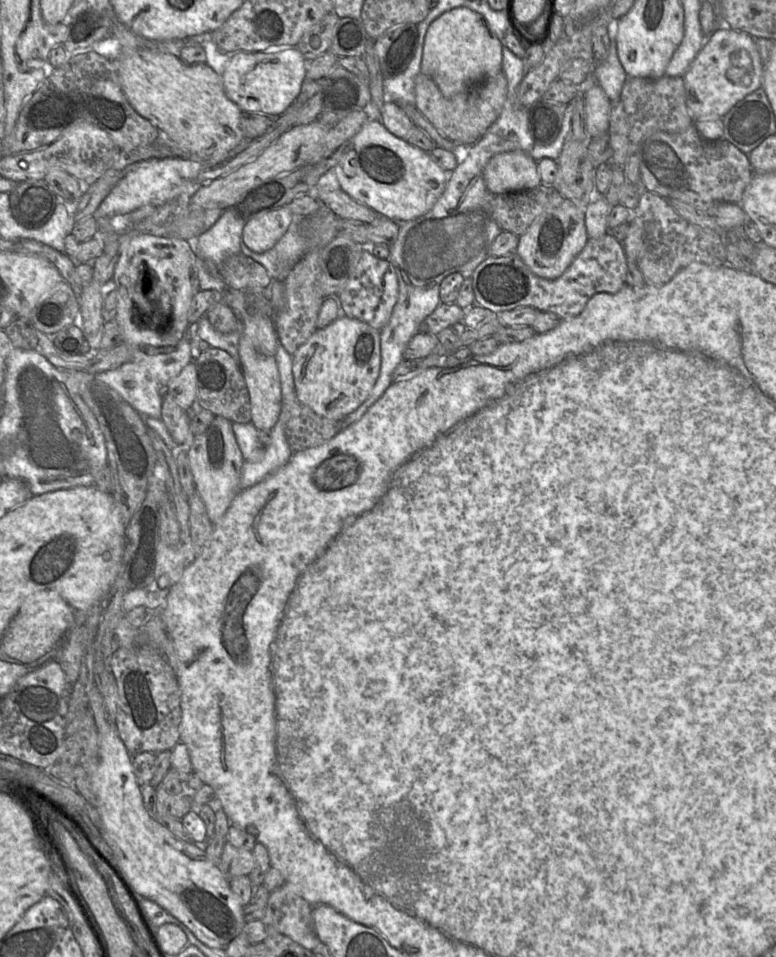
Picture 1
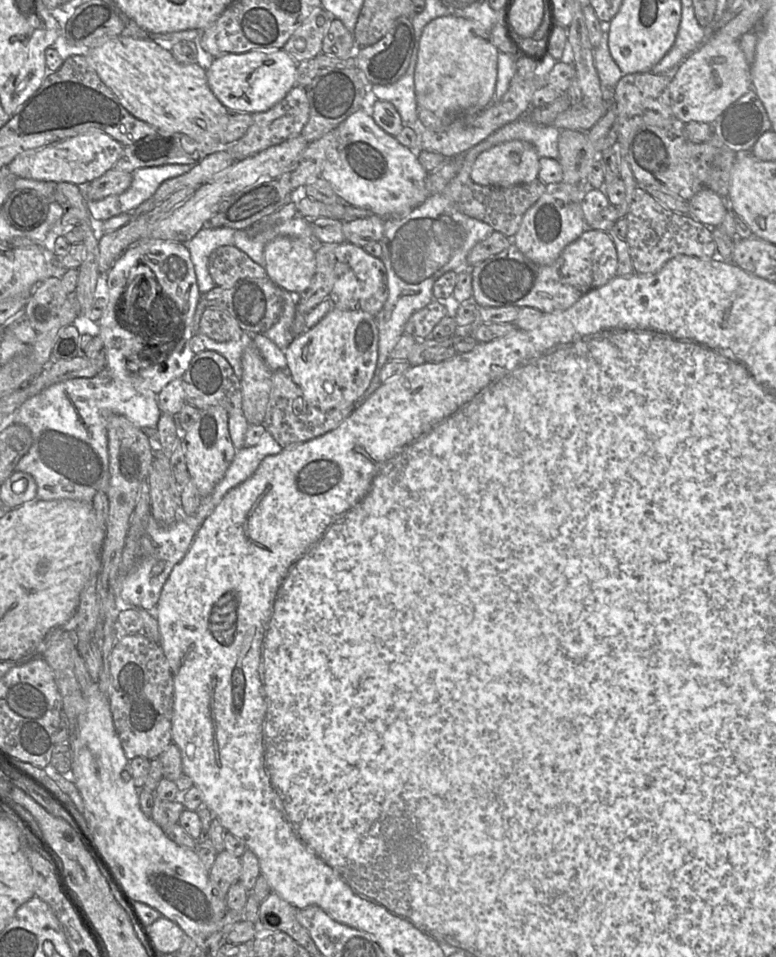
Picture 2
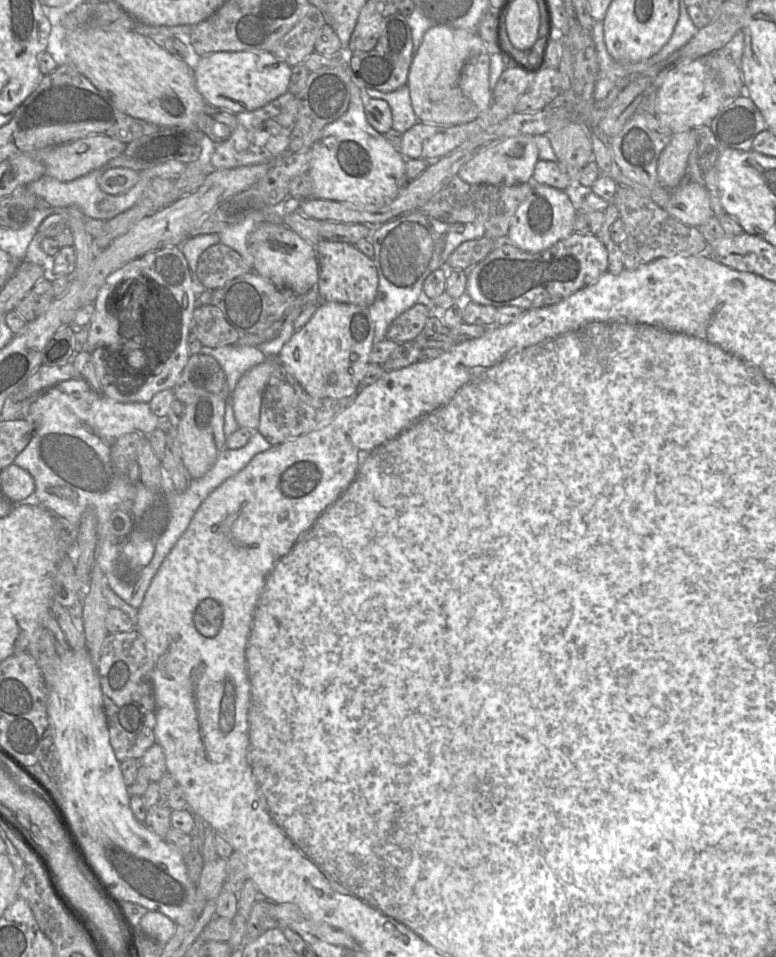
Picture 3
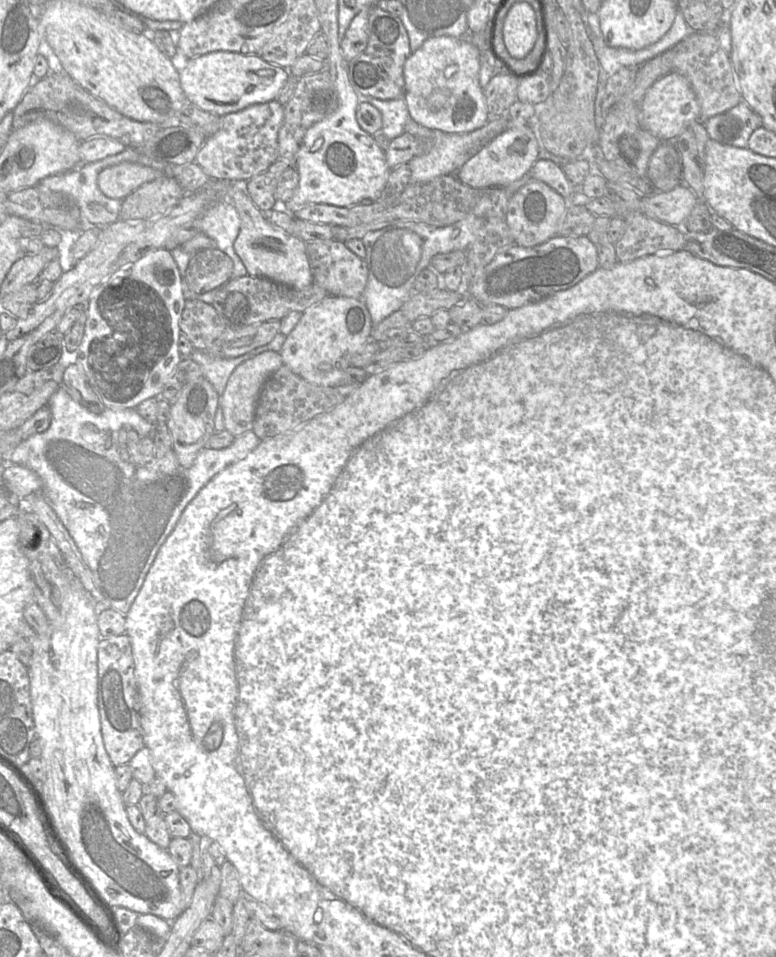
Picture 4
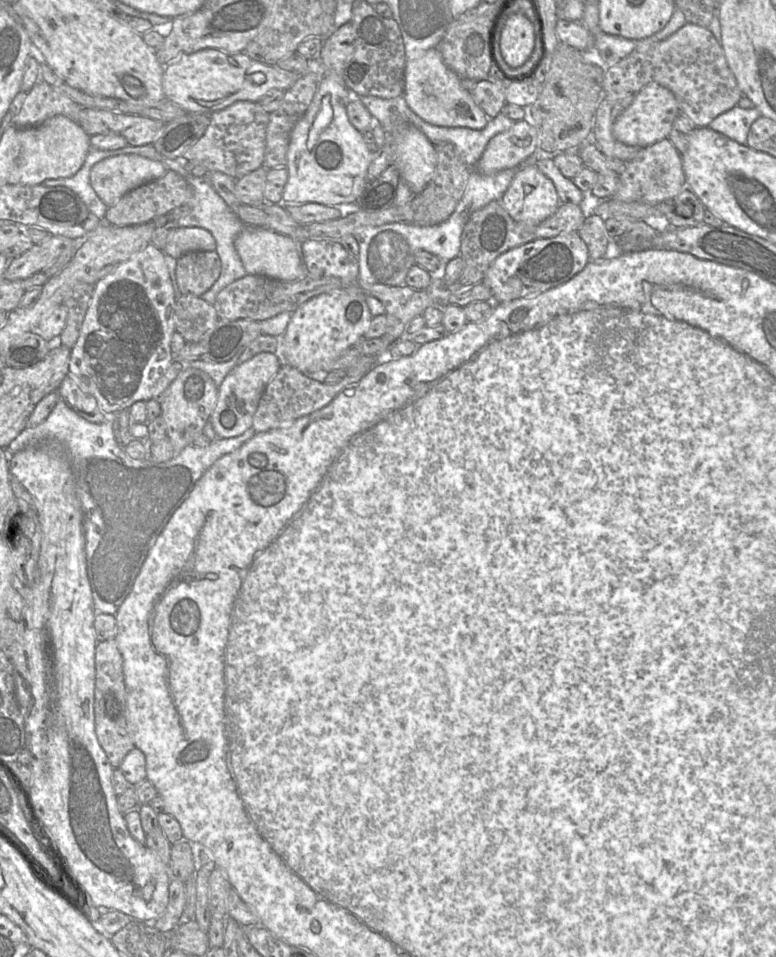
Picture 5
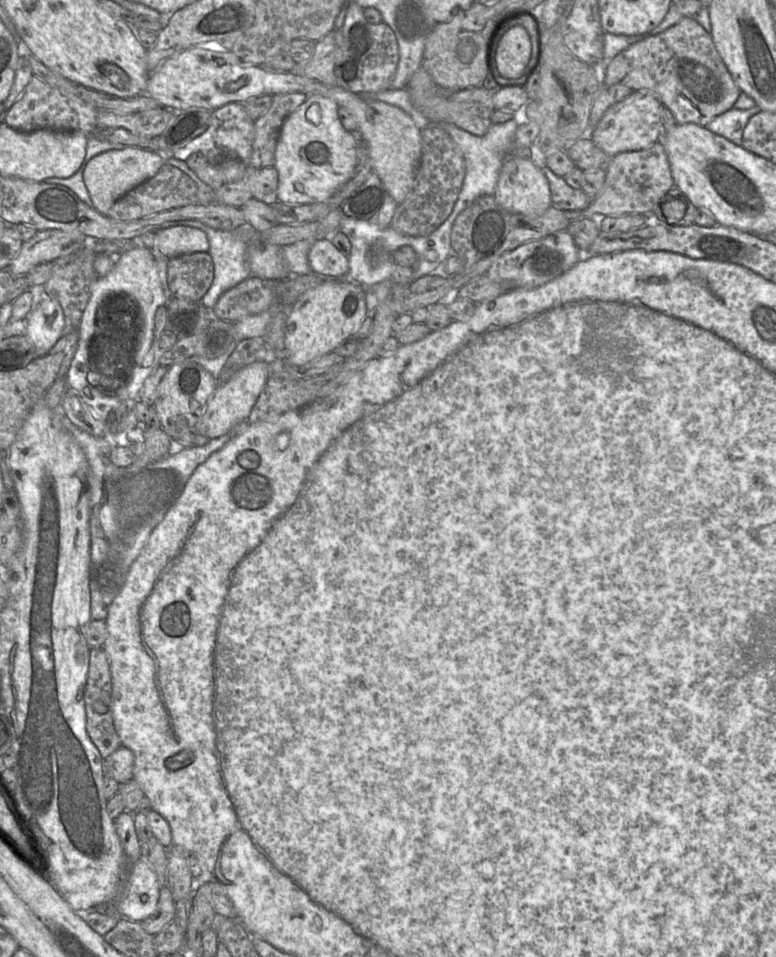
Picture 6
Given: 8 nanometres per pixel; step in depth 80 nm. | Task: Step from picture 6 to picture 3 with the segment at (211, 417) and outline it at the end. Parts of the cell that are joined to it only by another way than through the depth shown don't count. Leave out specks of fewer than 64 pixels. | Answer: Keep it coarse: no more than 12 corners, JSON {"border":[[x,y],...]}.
{"border":[[277,357],[250,368],[229,401],[239,428],[257,429]]}

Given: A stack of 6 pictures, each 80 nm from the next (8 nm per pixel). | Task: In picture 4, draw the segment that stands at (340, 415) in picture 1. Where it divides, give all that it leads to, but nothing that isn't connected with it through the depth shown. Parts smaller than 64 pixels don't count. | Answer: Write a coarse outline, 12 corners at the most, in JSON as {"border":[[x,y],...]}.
{"border":[[327,295],[302,312],[283,365],[334,387],[371,340],[363,298]]}

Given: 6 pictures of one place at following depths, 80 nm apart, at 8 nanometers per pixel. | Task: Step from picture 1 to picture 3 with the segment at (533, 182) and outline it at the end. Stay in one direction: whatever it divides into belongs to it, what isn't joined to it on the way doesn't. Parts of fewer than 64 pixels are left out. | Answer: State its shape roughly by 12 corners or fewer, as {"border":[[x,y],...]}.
{"border":[[530,134],[483,149],[458,171],[469,184],[532,180],[539,160]]}

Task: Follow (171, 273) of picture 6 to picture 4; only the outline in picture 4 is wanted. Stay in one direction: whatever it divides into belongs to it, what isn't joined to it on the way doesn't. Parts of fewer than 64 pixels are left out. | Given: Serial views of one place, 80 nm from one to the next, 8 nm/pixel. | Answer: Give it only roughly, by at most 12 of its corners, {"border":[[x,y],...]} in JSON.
{"border":[[218,248],[190,253],[182,279],[196,294],[222,287],[233,262]]}

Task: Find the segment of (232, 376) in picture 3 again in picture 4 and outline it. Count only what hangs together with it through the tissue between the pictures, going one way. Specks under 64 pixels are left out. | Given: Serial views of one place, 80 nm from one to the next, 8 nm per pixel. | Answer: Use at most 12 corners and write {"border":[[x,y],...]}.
{"border":[[204,350],[189,355],[221,395],[233,370],[253,357],[215,358]]}

